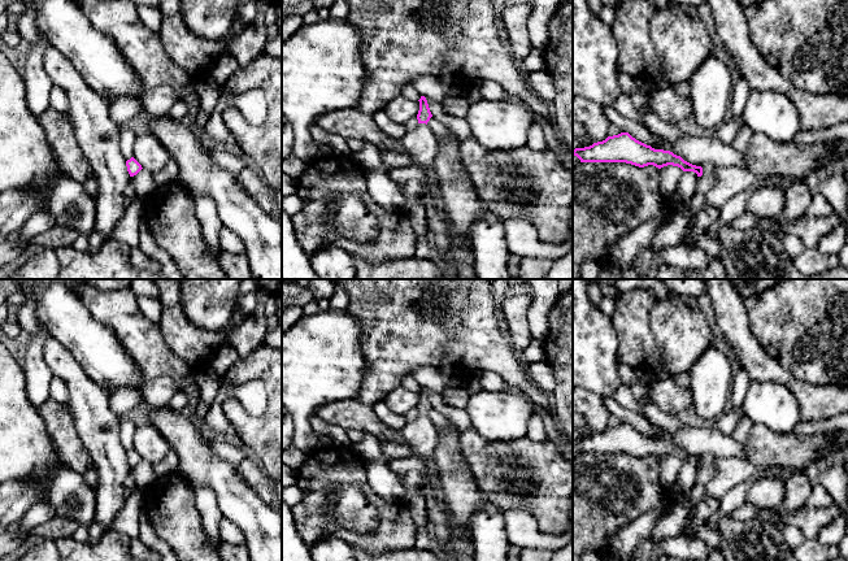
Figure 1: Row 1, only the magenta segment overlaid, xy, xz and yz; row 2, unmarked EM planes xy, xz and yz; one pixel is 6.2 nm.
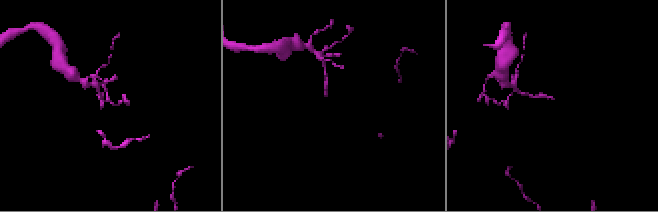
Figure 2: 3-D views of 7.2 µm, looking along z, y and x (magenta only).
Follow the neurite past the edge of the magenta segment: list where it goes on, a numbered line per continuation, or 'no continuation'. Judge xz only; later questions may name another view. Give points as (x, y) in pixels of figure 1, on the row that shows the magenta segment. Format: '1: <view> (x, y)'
1: xz (421, 143)

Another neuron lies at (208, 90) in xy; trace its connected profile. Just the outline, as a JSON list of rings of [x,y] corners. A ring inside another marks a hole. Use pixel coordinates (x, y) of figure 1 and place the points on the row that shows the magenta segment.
[[[210,74],[197,82],[196,94],[200,100],[200,106],[208,114],[213,113],[221,95],[221,88],[222,86],[217,83]]]

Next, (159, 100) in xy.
[[[162,84],[157,87],[145,87],[142,94],[142,101],[148,114],[166,116],[179,96],[173,86]]]

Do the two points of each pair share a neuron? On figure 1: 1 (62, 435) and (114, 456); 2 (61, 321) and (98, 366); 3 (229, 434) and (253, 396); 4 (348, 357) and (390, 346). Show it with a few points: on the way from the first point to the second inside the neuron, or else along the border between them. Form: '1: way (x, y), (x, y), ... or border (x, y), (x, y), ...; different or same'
1: border (69, 414), (74, 430), (94, 466); different
2: way (73, 333), (95, 355); same
3: way (217, 417), (217, 401), (226, 392), (236, 392); same
4: border (357, 324), (364, 360), (362, 385); different

